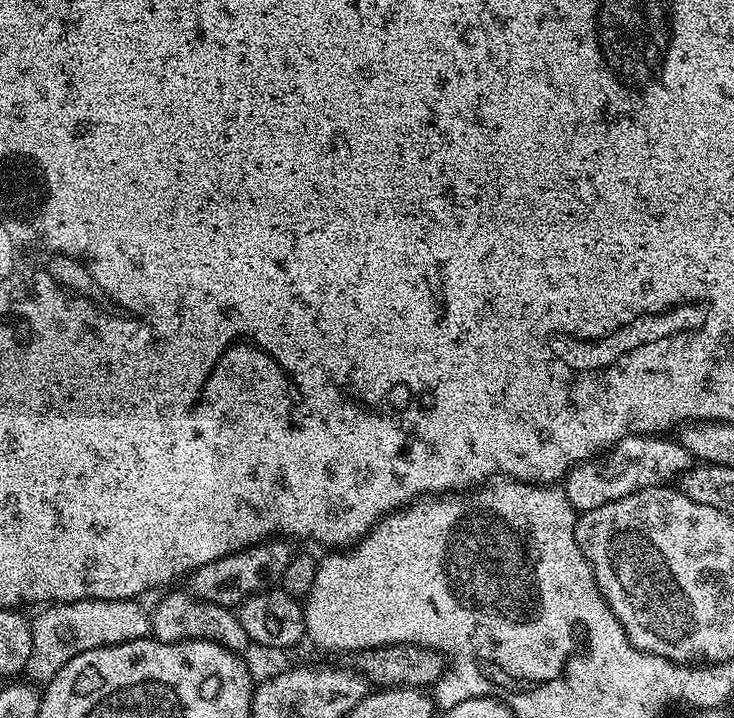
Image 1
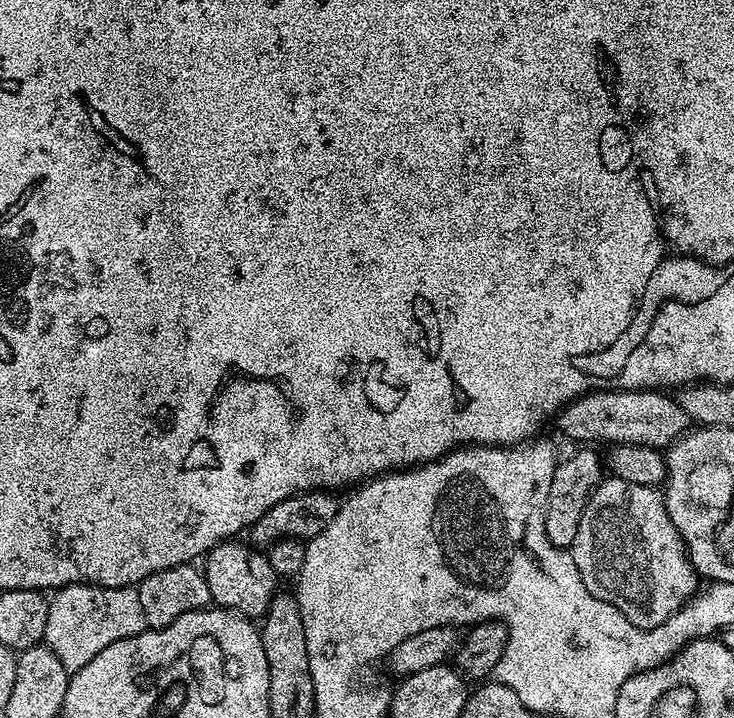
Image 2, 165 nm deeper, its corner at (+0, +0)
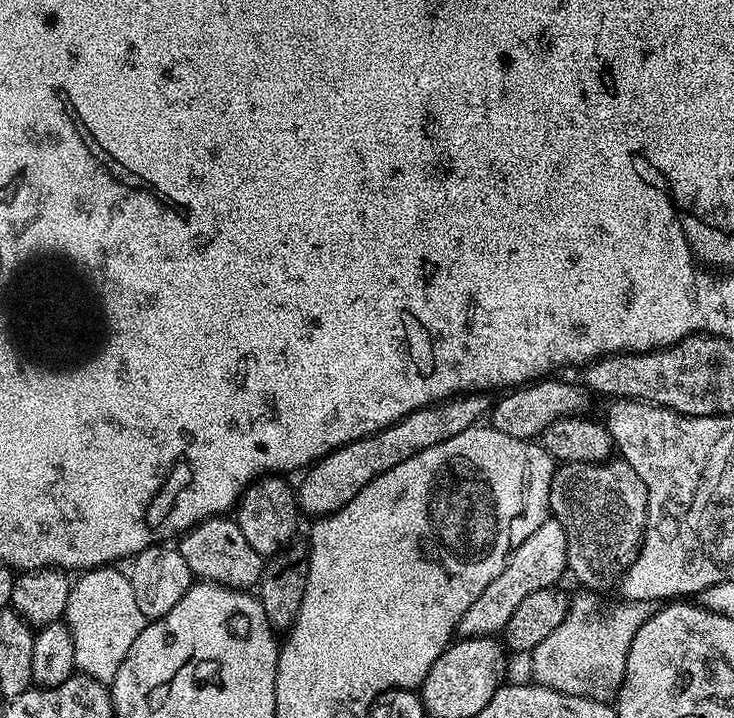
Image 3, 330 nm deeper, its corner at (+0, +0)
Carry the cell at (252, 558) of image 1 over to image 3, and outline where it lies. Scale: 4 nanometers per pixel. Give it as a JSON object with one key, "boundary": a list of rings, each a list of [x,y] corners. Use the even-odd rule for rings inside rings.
{"boundary":[[[466,392],[461,396],[449,397],[438,404],[412,411],[380,432],[373,432],[360,440],[352,440],[332,452],[327,452],[303,473],[304,481],[300,488],[298,484],[295,489],[299,511],[309,512],[312,518],[333,516],[335,512],[342,510],[342,506],[346,506],[346,502],[353,500],[371,480],[386,474],[386,470],[398,466],[398,462],[406,462],[406,458],[414,458],[414,454],[473,427],[480,416],[485,417],[491,411],[493,403],[493,395],[488,392]]]}

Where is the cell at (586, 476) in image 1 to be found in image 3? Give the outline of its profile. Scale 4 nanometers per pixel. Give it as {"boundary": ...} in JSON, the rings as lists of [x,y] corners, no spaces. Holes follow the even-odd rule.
{"boundary":[[[554,518],[546,519],[534,534],[530,534],[526,539],[519,541],[508,554],[508,560],[504,568],[470,602],[466,614],[456,623],[456,632],[461,637],[470,636],[491,636],[503,633],[506,622],[510,622],[510,614],[518,610],[519,604],[522,603],[529,594],[534,594],[543,588],[550,588],[559,585],[559,580],[566,576],[568,572],[568,543],[566,542],[566,530],[560,526],[560,523]]]}

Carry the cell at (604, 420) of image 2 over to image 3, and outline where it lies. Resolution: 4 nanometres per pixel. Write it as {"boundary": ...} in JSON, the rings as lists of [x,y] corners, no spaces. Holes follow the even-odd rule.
{"boundary":[[[541,378],[505,391],[501,395],[504,397],[497,399],[491,407],[490,426],[502,434],[510,434],[510,438],[535,441],[543,437],[546,426],[556,422],[560,416],[579,416],[589,411],[590,393],[583,383],[552,379],[556,378]]]}

